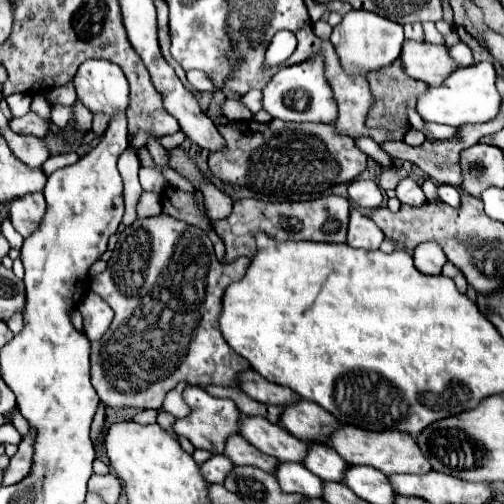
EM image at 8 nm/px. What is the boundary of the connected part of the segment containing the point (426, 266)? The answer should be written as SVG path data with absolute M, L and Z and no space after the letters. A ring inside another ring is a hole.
M424 241L420 247L414 249L414 265L424 275L440 275L444 263L448 261L444 255L444 249L436 241Z

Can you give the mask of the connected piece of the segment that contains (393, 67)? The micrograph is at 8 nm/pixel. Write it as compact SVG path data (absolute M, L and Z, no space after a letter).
M400 59L366 77L376 99L368 113L368 127L396 127L396 119L406 121L406 107L414 107L416 95L428 87L426 83L404 75Z

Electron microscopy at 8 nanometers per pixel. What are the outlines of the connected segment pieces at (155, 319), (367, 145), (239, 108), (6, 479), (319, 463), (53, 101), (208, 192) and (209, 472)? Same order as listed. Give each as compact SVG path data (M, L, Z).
M158 215L156 219L136 219L130 227L126 227L120 235L118 235L118 241L116 241L116 247L112 251L112 257L108 261L108 269L100 275L96 275L92 279L92 291L96 291L98 295L102 295L102 299L106 303L110 303L110 307L114 309L114 321L112 325L108 327L108 331L104 333L102 339L98 341L92 341L92 353L90 353L90 377L92 377L92 385L100 397L102 403L106 403L108 407L114 407L114 409L122 409L122 407L136 407L136 409L160 409L166 393L170 389L174 389L180 381L188 381L192 385L208 385L208 383L220 383L220 385L236 385L236 375L244 369L248 369L250 365L240 359L236 355L236 351L232 351L232 347L228 347L228 343L224 341L224 337L220 335L220 329L218 329L218 323L216 323L216 315L220 313L220 299L222 299L222 293L224 289L228 287L228 283L240 279L240 275L244 275L244 269L246 265L250 263L248 257L238 257L234 259L230 265L222 265L222 273L220 273L220 261L216 259L214 255L214 247L212 247L212 241L208 239L208 235L198 229L198 227L192 227L188 223L180 223L178 219L168 219L168 215Z
M356 139L356 145L358 145L368 157L374 157L380 165L384 165L384 167L392 167L390 157L388 157L388 155L380 149L380 145L374 143L372 139Z
M226 99L220 109L222 109L222 115L228 119L238 119L238 121L240 119L252 119L252 113L244 105L240 105L238 99Z
M30 431L28 435L22 437L16 455L10 459L10 465L8 465L8 469L4 471L2 485L18 483L20 479L24 479L24 475L28 475L28 471L30 471L30 463L32 463L32 439L34 439L32 431Z
M308 443L308 453L302 465L318 475L322 481L344 481L344 467L348 465L332 447L326 443Z
M68 83L68 87L56 87L56 89L52 89L50 93L44 95L44 99L50 105L66 105L66 107L70 107L76 101L76 91L74 91L72 83Z
M206 183L202 189L204 195L204 205L206 205L206 215L212 221L222 220L230 215L232 211L232 197L224 191L220 191L216 185Z
M212 455L208 461L200 465L200 473L208 483L222 483L228 469L232 469L232 461L226 455Z

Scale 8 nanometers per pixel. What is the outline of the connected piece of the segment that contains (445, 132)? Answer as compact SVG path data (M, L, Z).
M426 123L426 133L430 133L434 139L452 139L452 135L456 133L454 127L446 127L446 125L436 125L436 123Z

